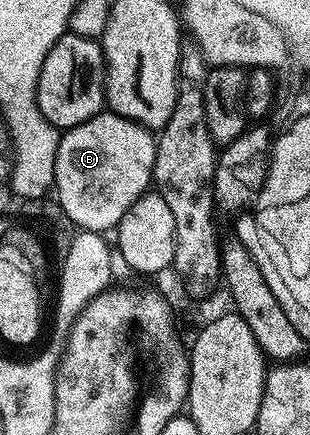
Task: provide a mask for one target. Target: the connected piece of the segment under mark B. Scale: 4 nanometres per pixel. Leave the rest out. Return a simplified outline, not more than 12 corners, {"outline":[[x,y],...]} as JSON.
{"outline":[[105,109],[55,153],[74,228],[112,232],[150,190],[154,132]]}

